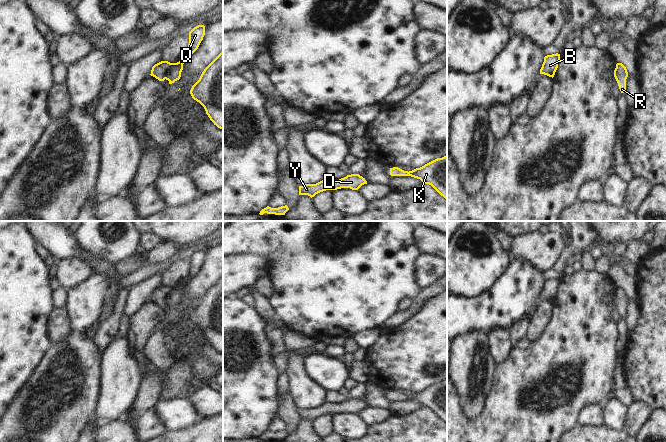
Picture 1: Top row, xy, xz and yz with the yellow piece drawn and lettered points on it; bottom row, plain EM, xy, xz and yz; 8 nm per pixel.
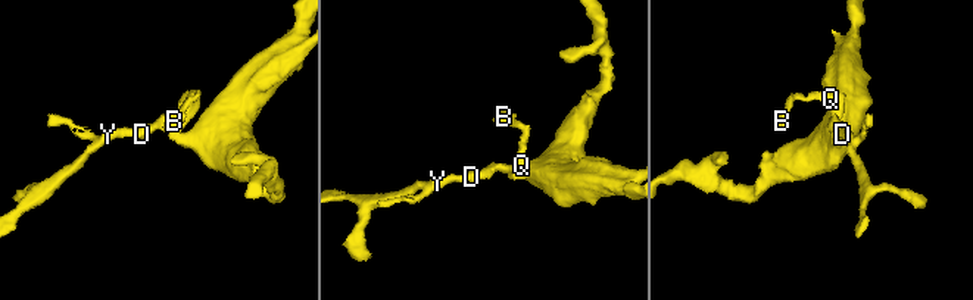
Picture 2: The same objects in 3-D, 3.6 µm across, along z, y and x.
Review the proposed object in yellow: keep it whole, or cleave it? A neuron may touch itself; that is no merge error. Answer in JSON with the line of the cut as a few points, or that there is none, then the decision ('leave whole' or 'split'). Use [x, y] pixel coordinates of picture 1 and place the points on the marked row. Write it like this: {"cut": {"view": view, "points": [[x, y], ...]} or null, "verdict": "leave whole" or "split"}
{"cut": null, "verdict": "leave whole"}

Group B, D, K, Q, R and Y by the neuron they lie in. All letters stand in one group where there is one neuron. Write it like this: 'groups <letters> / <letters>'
groups B D K Q R Y

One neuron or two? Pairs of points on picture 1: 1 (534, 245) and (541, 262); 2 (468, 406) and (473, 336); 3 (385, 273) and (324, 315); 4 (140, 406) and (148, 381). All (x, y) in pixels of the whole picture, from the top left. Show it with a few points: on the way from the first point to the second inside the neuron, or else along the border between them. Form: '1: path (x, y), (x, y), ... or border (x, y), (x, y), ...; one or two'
1: path (538, 249), (541, 252), (541, 258); one
2: path (467, 389), (470, 353); one
3: path (370, 273), (366, 273), (339, 300); one
4: path (143, 400), (147, 395), (148, 387); one

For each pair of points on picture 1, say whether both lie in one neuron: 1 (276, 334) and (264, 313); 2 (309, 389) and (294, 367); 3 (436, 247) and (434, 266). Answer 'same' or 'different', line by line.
1: same
2: same
3: different

